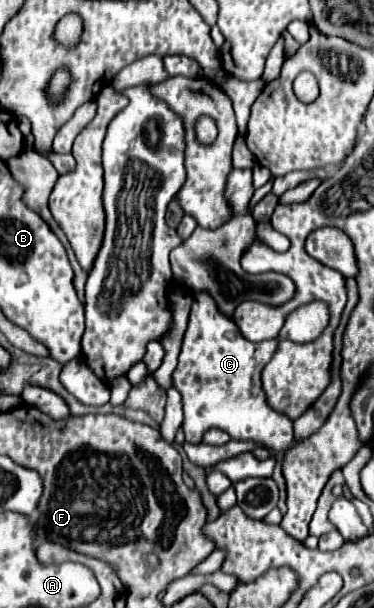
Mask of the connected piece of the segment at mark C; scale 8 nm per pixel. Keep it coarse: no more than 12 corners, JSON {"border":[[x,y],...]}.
{"border":[[194,291],[172,387],[186,441],[208,429],[280,455],[294,421],[260,373],[276,339],[246,341]]}

